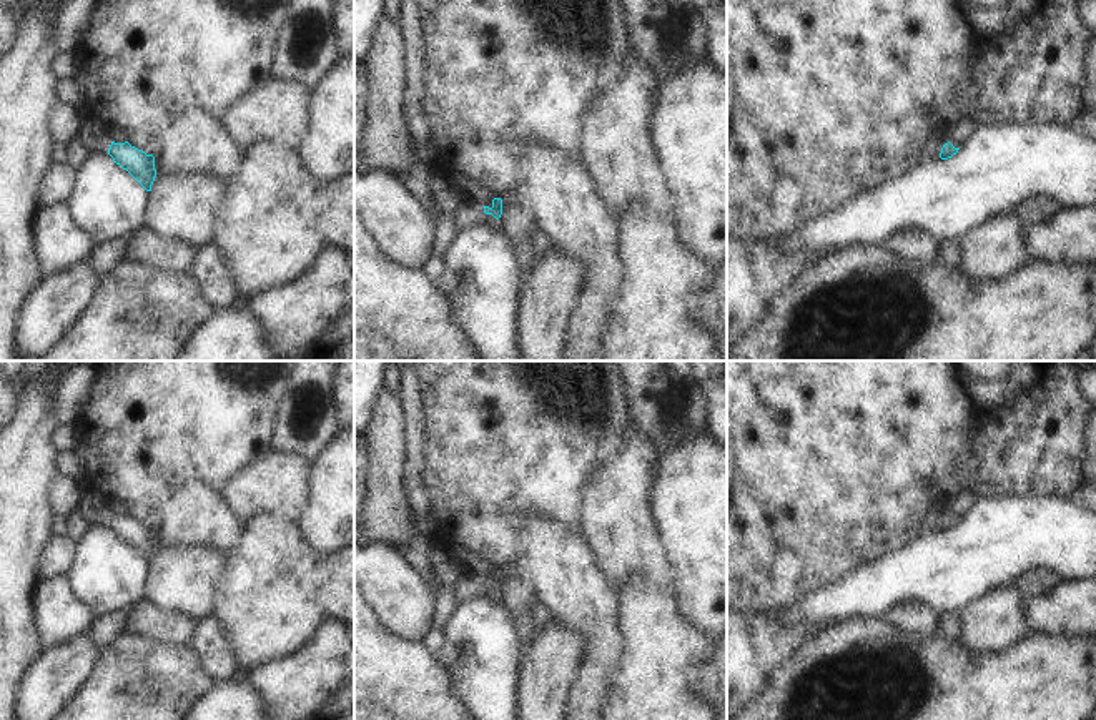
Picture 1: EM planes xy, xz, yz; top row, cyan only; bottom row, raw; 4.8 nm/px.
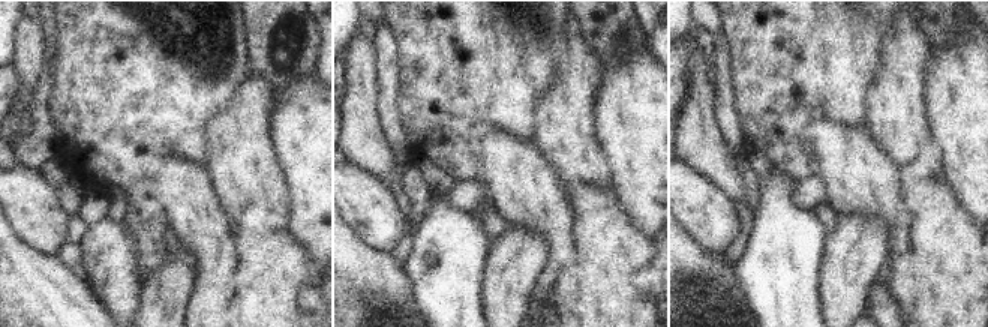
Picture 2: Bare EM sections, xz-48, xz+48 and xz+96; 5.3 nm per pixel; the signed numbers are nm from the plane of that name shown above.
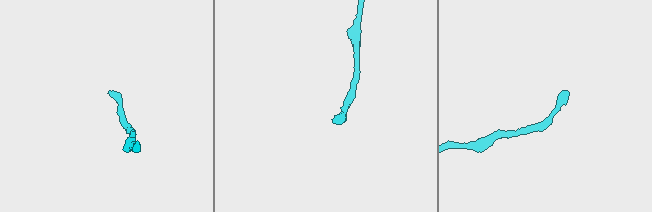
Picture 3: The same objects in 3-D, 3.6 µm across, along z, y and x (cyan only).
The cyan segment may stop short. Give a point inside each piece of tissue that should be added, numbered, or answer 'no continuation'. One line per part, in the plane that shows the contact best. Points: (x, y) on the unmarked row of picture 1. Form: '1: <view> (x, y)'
1: xy (93, 503)

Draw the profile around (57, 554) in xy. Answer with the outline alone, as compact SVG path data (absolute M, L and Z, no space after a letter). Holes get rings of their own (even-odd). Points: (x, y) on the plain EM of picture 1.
M53 535L42 550L40 577L65 575L75 552L75 542L67 535Z

